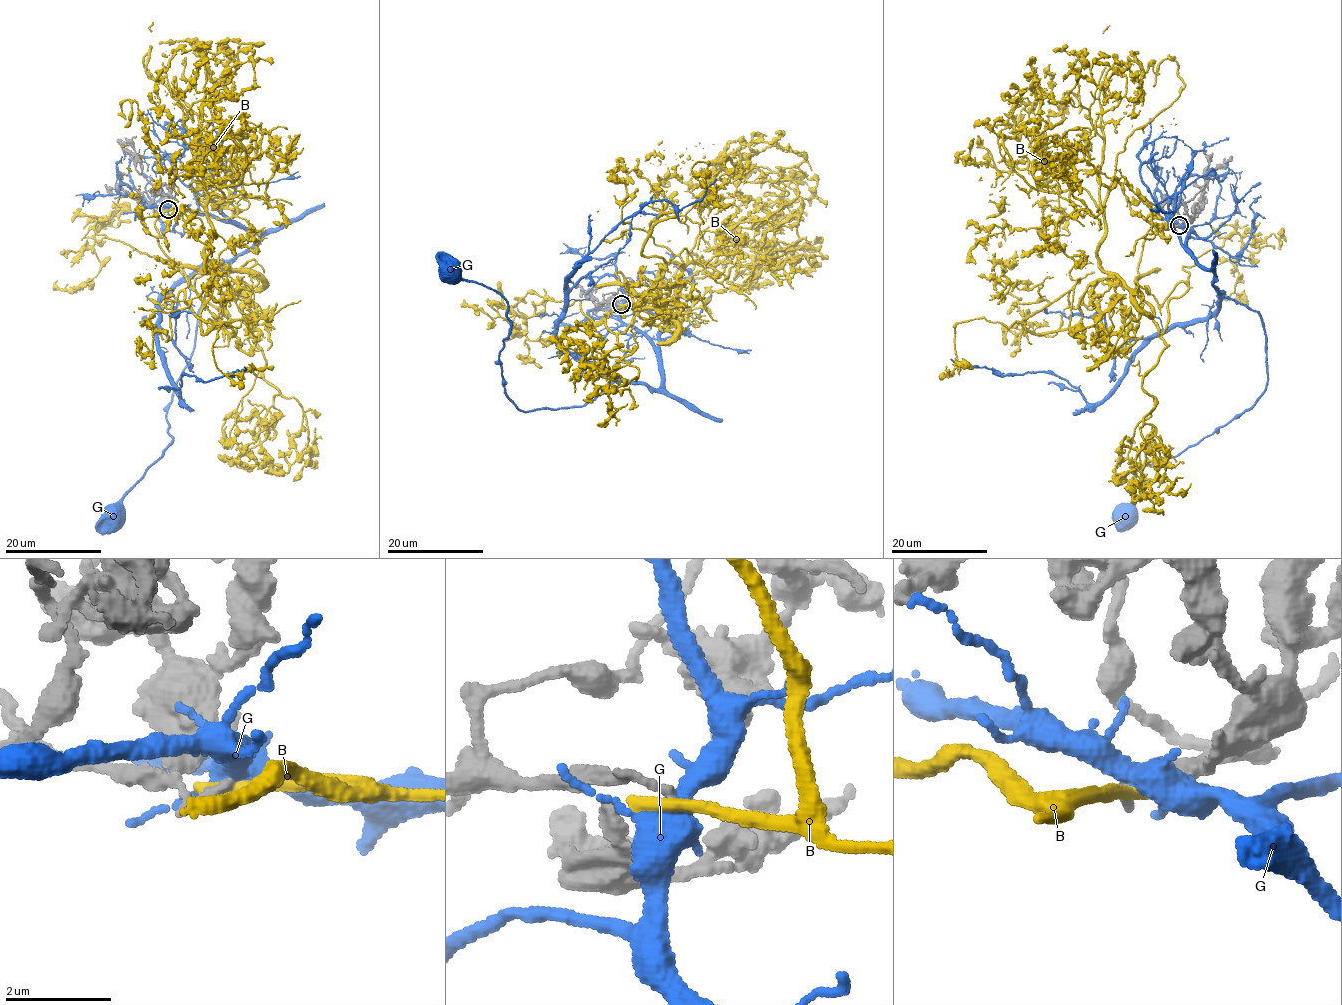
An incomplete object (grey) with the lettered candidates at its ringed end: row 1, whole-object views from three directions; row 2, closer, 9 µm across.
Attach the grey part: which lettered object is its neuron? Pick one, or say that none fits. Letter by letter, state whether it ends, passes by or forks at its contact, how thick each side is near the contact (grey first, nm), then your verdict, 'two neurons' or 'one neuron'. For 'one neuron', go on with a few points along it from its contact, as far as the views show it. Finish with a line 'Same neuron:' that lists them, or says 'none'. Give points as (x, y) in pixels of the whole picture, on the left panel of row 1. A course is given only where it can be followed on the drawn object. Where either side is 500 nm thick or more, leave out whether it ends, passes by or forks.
B: it ends | 150/300 nm | two neurons
G: it forks | 150/400 nm | two neurons
Same neuron: none

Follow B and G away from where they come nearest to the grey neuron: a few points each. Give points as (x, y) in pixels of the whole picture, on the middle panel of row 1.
B: (621, 304), (697, 326), (681, 281), (727, 260), (703, 233), (798, 195), (718, 165), (659, 185), (644, 228)
G: (621, 304), (661, 386), (614, 381), (580, 407), (525, 412), (498, 360), (508, 302), (455, 271)

